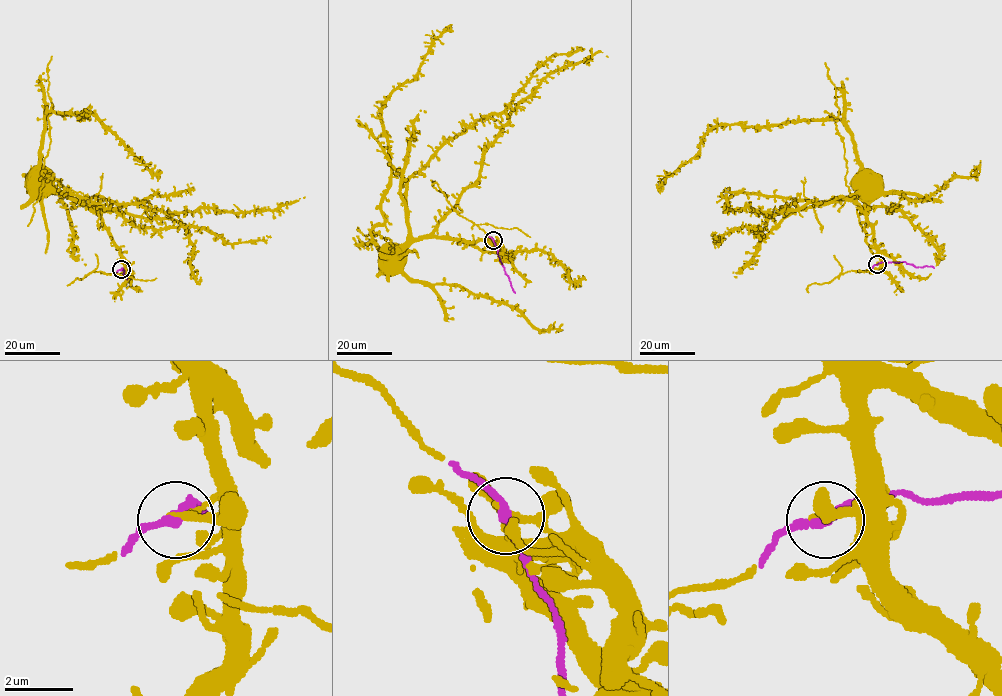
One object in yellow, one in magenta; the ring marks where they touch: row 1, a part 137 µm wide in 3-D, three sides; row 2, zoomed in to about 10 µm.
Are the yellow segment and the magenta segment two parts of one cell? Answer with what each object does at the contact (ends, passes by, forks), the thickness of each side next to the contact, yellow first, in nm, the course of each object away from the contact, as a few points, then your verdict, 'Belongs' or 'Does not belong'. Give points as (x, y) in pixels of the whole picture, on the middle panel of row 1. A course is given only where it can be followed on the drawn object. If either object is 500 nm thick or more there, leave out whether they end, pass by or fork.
At the ring yellow ends. At the ring magenta passes by. Thickness 220 nm (yellow) against 240 nm. Course of yellow: (494, 240), (497, 242), (419, 237), (399, 245), (383, 245), (381, 251), (383, 250). Course of magenta: (493, 240), (515, 293). Belongs

